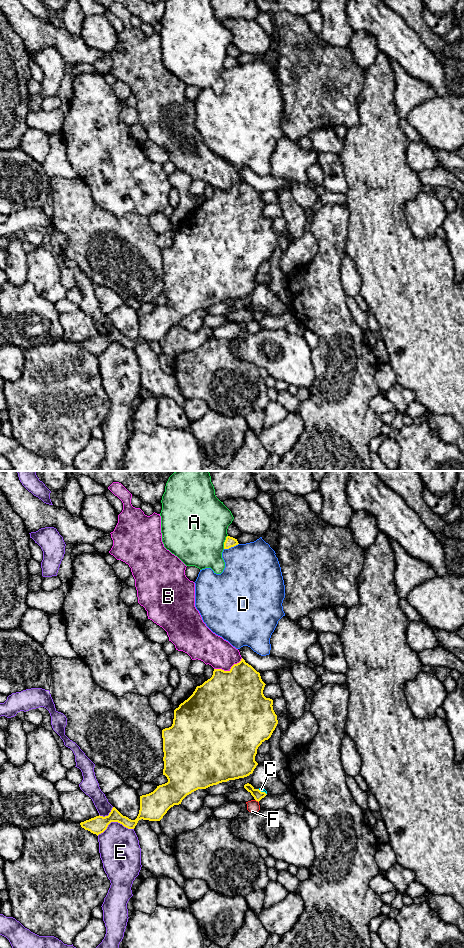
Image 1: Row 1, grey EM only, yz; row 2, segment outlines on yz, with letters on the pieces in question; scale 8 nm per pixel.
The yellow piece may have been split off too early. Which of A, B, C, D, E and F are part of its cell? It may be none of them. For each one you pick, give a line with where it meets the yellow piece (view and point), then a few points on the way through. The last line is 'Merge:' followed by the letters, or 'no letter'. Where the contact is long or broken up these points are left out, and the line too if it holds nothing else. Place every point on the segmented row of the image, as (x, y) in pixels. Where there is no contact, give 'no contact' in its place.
Merge: no letter

